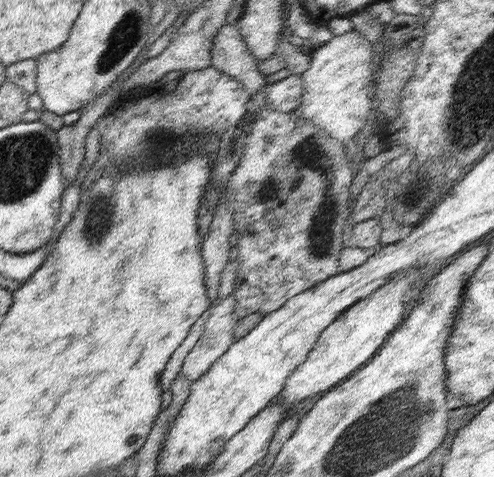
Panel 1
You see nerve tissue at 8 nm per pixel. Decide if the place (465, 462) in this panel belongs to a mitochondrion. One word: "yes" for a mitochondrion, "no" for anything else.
no

